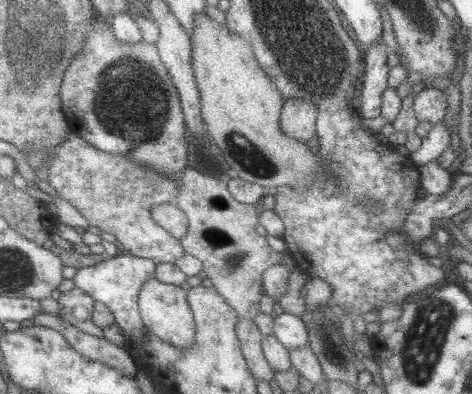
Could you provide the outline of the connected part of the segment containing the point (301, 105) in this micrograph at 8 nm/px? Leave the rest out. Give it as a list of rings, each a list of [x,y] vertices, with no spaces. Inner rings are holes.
[[[301,98],[286,99],[280,118],[282,133],[296,141],[308,141],[316,135],[318,109]]]

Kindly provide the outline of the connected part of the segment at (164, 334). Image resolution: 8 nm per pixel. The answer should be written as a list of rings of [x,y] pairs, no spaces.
[[[151,278],[139,292],[139,311],[147,330],[154,336],[178,348],[180,353],[191,348],[196,338],[195,318],[187,301],[187,290],[180,285],[169,285]]]

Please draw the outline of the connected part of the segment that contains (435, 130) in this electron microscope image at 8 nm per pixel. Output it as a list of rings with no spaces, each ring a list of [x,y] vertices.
[[[440,122],[432,126],[426,137],[422,138],[422,146],[416,153],[412,153],[409,157],[418,166],[436,161],[449,147],[455,137],[452,136],[448,127],[444,127],[444,123]]]

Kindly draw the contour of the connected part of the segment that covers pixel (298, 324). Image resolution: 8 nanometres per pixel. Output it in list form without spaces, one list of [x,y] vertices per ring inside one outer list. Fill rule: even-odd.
[[[286,311],[274,315],[274,336],[288,349],[304,348],[309,345],[307,326],[301,316]]]

